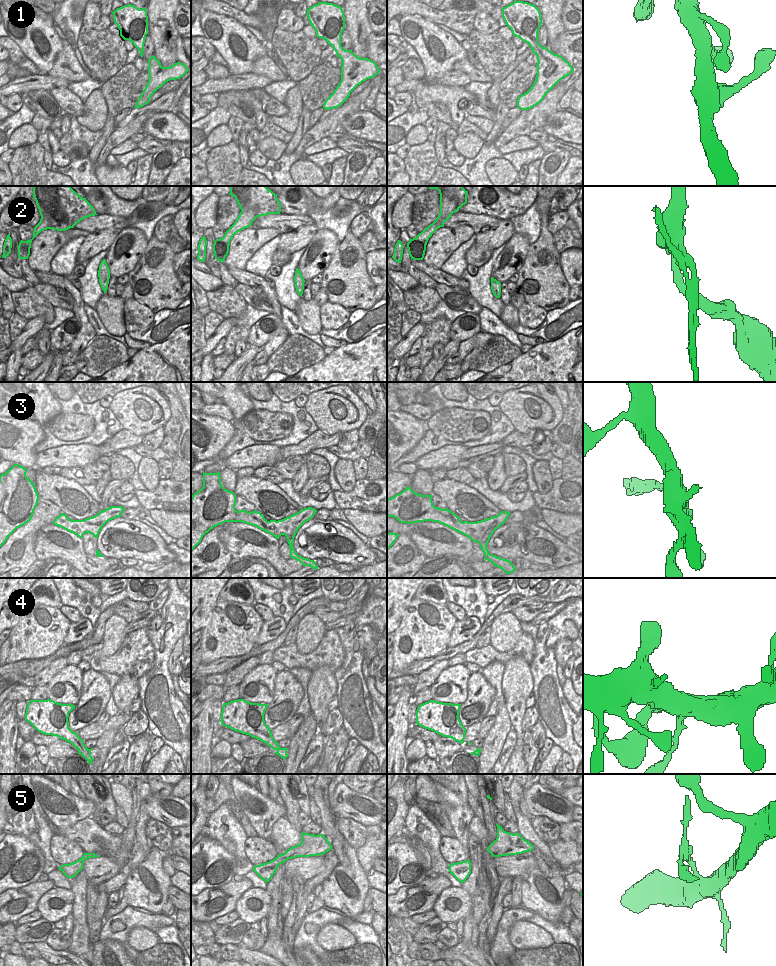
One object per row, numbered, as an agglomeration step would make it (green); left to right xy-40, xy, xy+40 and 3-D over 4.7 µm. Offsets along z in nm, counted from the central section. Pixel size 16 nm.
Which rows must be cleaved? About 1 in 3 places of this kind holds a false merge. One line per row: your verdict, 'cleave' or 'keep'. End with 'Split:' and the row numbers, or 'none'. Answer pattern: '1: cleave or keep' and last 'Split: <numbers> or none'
1: keep
2: cleave
3: cleave
4: keep
5: keep
Split: 2, 3

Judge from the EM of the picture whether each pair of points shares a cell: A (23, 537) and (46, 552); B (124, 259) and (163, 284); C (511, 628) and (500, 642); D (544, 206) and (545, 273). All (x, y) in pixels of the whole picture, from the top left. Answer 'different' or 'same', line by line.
A: different
B: different
C: same
D: same

